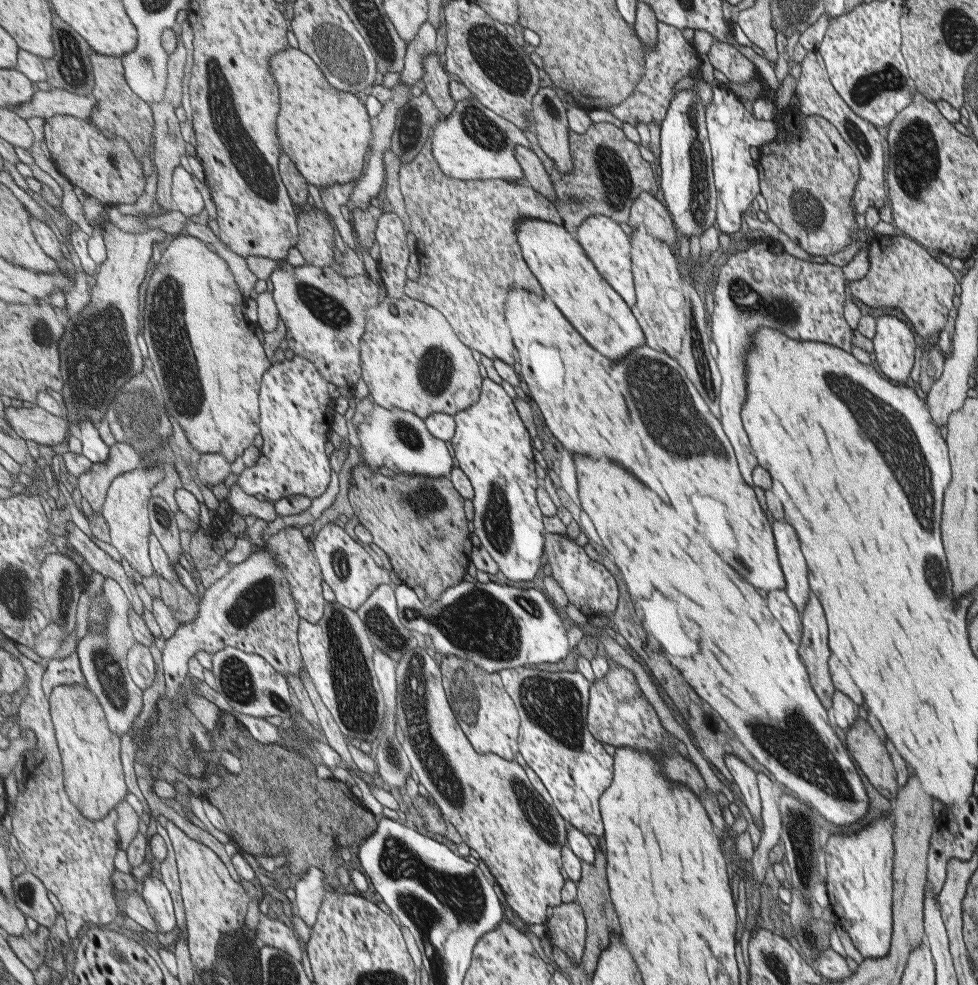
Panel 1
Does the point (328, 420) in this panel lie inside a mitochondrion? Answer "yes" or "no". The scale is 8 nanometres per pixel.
no

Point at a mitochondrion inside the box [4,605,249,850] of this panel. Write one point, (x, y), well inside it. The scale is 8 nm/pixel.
(111, 681)

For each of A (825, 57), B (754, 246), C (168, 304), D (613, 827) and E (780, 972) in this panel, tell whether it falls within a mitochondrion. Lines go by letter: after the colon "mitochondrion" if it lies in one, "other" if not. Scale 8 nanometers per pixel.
A: other
B: other
C: mitochondrion
D: other
E: mitochondrion

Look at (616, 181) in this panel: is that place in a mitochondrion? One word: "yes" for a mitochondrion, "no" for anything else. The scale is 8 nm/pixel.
yes

